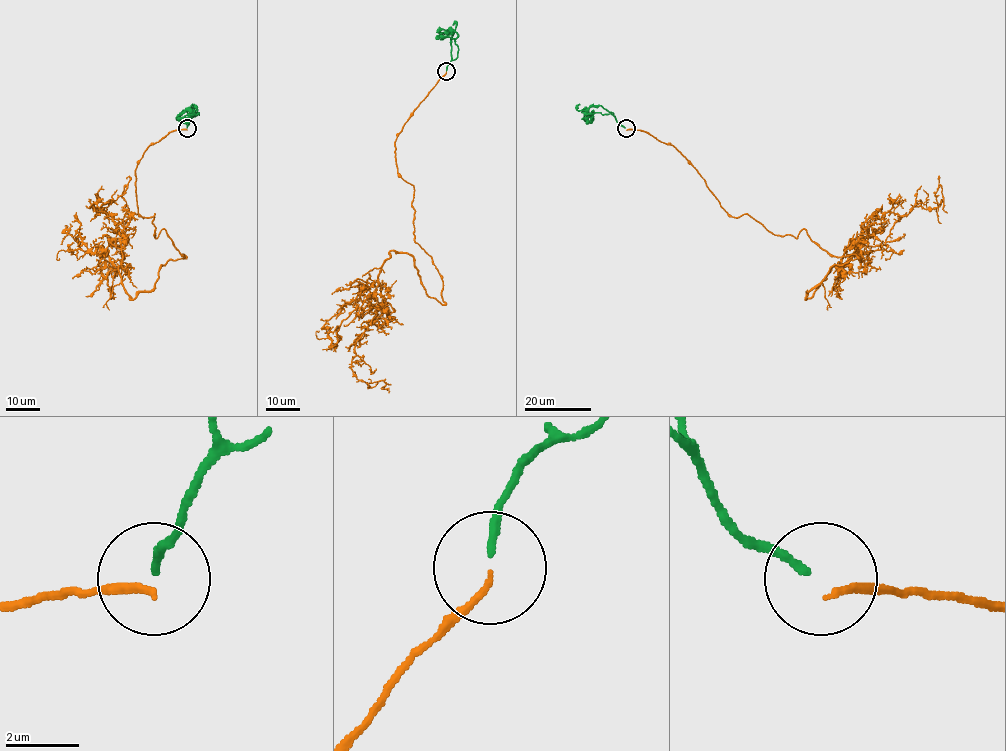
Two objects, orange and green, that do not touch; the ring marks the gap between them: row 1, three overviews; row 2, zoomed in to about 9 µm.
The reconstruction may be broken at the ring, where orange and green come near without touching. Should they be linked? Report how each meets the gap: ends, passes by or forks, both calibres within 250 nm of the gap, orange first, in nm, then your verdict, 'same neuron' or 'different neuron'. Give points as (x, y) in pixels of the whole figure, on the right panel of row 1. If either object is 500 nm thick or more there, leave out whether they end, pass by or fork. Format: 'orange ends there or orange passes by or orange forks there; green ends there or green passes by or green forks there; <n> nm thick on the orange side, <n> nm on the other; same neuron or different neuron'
orange ends there; green ends there; 180 nm thick on the orange side, 200 nm on the other; different neuron

